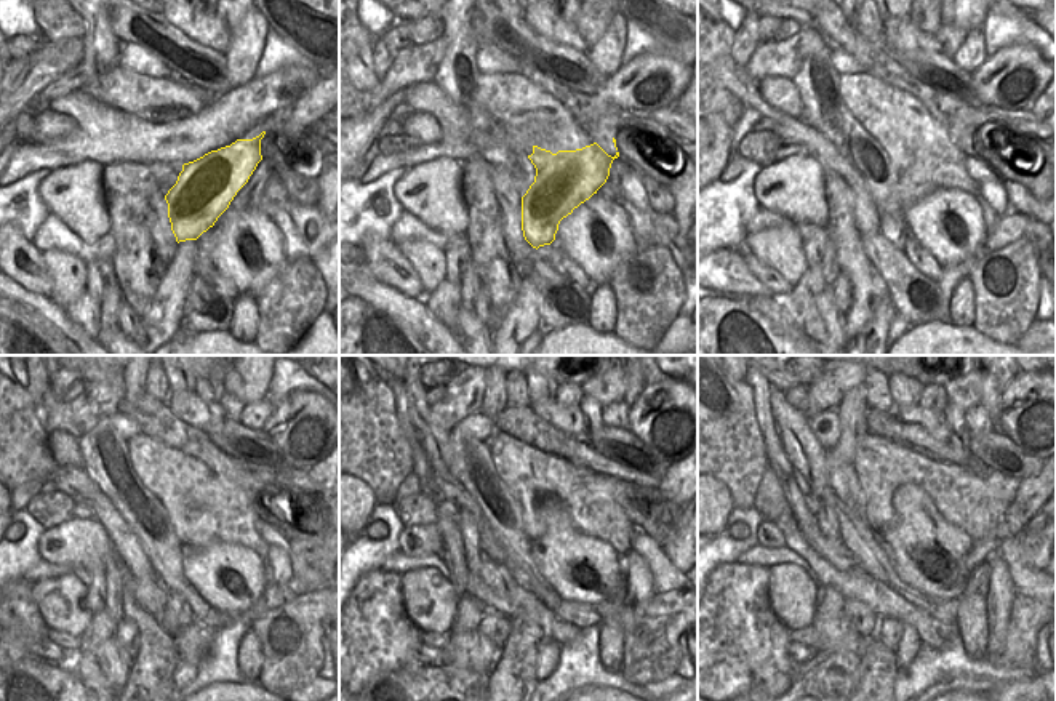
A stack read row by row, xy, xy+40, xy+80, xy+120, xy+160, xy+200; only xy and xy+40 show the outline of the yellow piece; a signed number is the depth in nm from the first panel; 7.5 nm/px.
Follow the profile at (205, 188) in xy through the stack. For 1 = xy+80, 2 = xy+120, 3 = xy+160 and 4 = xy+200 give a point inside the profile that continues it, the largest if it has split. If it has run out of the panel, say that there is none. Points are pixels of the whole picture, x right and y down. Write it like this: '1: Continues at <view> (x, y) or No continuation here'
1: Continues at xy+80 (920, 173)
2: Continues at xy+120 (228, 524)
3: Continues at xy+160 (581, 517)
4: Continues at xy+200 (890, 632)

